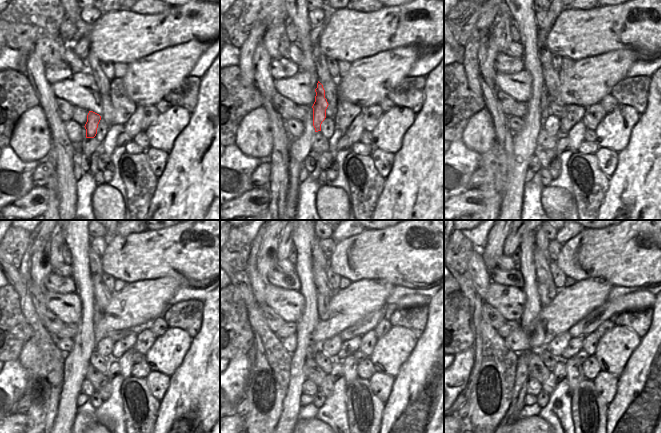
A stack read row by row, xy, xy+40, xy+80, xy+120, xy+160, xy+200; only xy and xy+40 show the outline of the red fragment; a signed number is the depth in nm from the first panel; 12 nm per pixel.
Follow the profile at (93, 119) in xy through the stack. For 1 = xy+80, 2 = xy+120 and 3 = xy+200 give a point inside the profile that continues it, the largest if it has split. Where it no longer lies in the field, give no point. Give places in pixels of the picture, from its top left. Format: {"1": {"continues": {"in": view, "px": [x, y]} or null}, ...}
{"1": {"continues": {"in": "xy+80", "px": [545, 98]}}, "2": {"continues": {"in": "xy+120", "px": [98, 312]}}, "3": {"continues": {"in": "xy+200", "px": [547, 294]}}}

